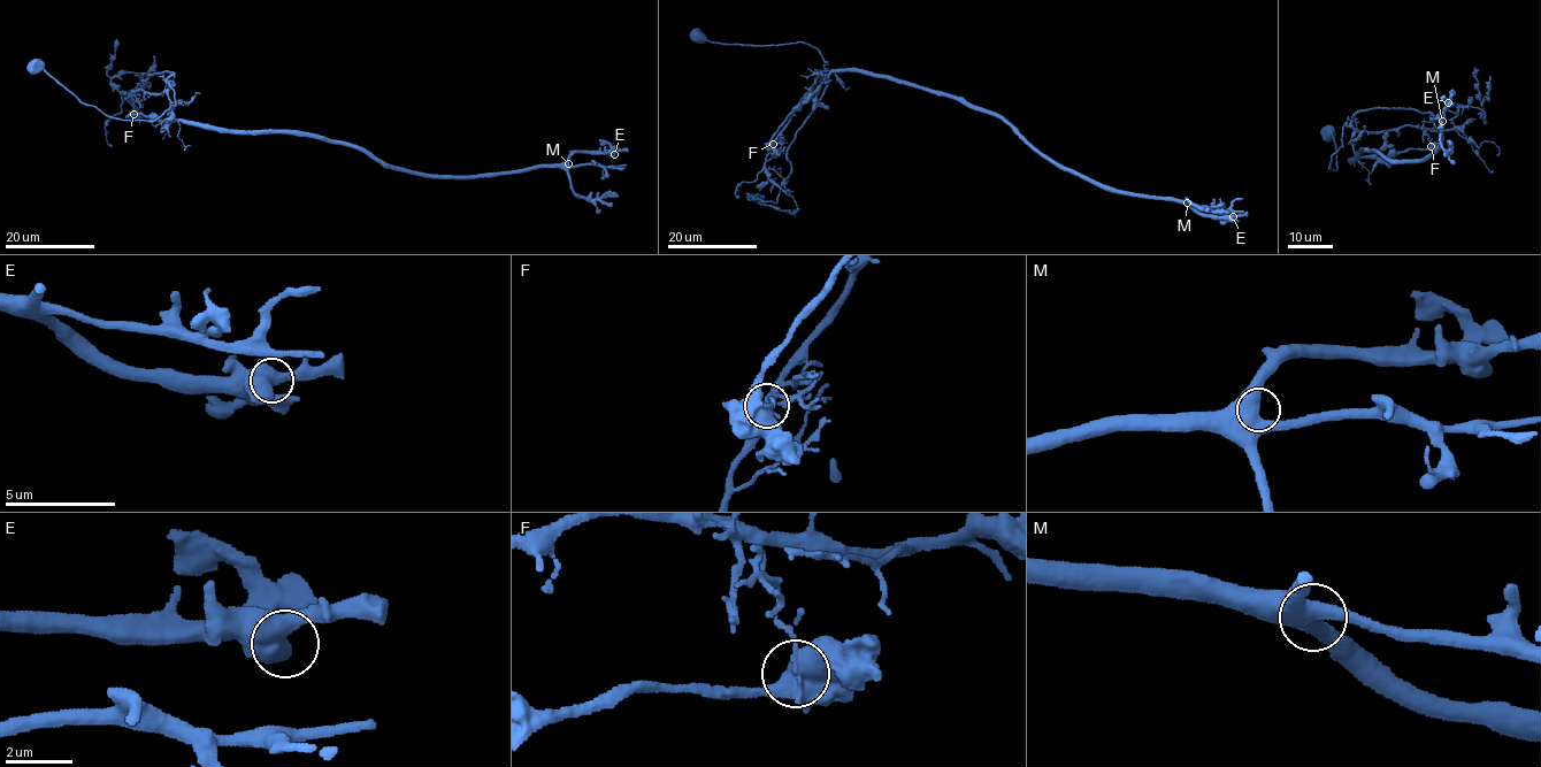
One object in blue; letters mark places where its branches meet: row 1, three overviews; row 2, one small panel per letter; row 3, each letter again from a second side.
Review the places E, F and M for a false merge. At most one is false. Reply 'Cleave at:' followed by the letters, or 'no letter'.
Cleave at: F

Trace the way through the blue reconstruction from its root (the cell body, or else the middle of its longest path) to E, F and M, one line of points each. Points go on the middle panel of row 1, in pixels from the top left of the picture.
E: (917, 87), (963, 97), (998, 114), (1053, 161), (1103, 184), (1133, 193), (1173, 197), (1203, 214), (1233, 216)
F: (917, 87), (859, 71), (833, 71), (795, 108), (773, 138), (773, 144)
M: (917, 87), (963, 97), (998, 114), (1053, 161), (1103, 184), (1187, 202)

